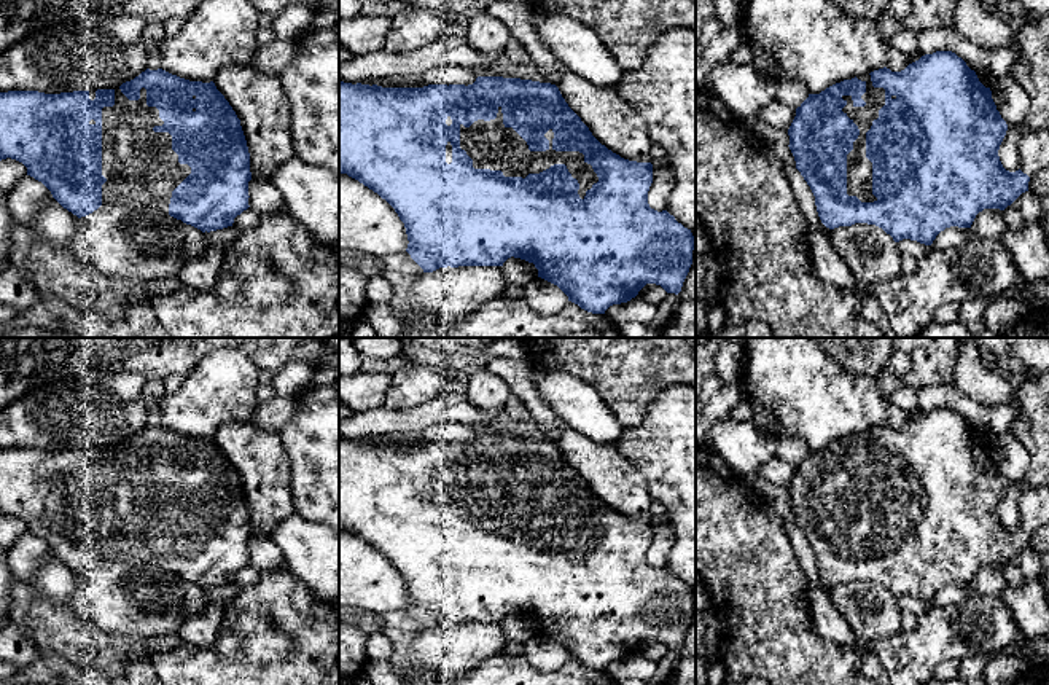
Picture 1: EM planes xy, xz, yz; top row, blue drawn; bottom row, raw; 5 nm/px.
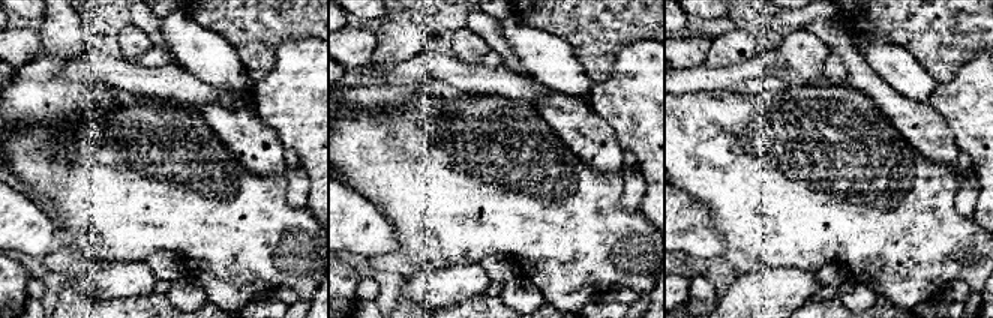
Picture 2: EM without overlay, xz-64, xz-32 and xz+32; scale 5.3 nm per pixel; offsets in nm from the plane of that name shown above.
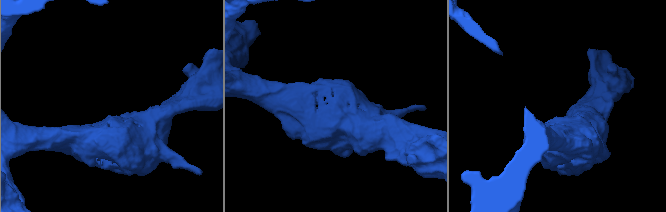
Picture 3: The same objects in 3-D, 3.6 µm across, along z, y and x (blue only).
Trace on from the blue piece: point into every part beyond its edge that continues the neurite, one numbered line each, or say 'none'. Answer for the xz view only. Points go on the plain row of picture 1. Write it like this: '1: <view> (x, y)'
1: xz (491, 502)

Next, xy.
1: xy (140, 524)

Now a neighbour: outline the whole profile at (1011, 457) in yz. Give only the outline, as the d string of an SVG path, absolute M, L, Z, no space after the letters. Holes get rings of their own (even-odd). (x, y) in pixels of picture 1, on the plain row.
M1011 432L992 436L992 456L1008 483L1020 481L1030 465L1028 451L1012 436Z

